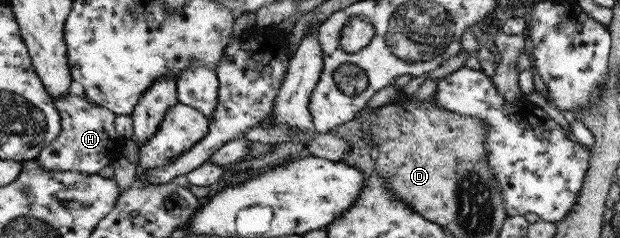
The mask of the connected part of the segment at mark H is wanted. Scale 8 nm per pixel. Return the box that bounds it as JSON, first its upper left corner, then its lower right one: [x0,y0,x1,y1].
[35,93,126,174]

